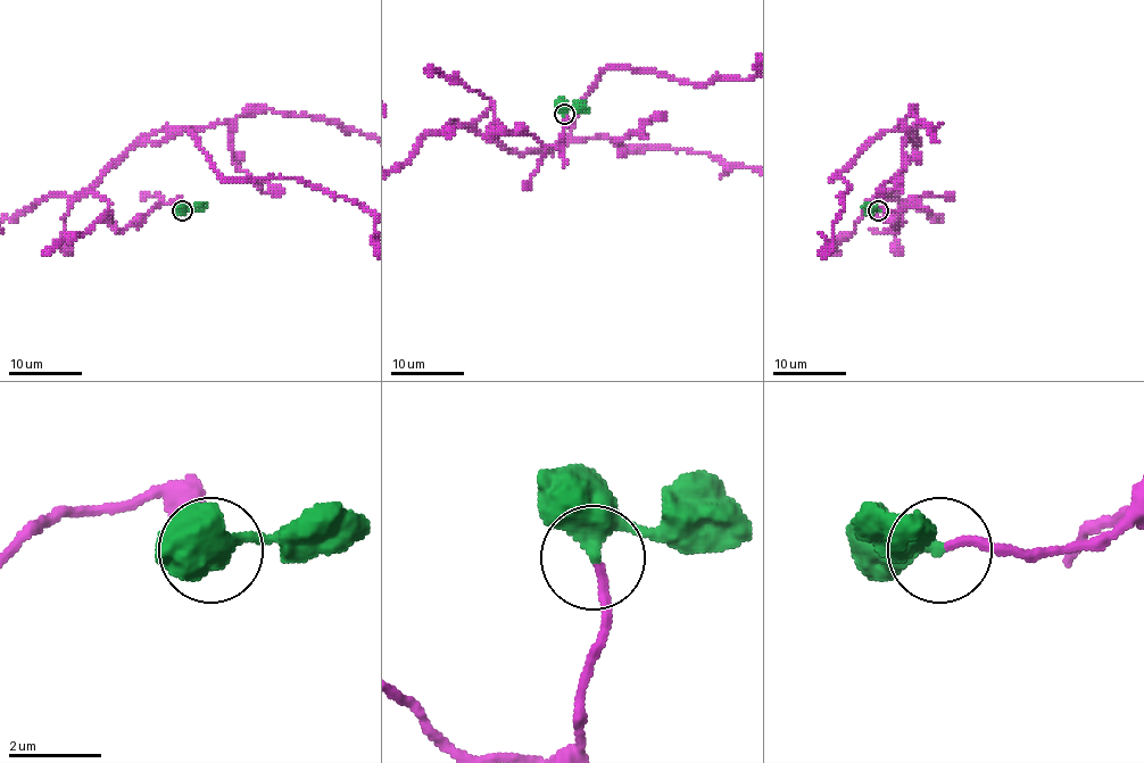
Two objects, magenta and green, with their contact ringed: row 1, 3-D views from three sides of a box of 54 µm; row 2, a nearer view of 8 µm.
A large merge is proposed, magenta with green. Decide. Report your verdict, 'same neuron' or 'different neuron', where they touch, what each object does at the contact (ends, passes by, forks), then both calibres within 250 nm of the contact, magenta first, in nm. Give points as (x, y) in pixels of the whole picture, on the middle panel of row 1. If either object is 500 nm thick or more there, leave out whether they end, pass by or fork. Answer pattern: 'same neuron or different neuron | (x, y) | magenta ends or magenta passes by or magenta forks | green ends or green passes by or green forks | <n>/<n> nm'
same neuron | (564, 114) | magenta ends | green passes by | 170/320 nm

